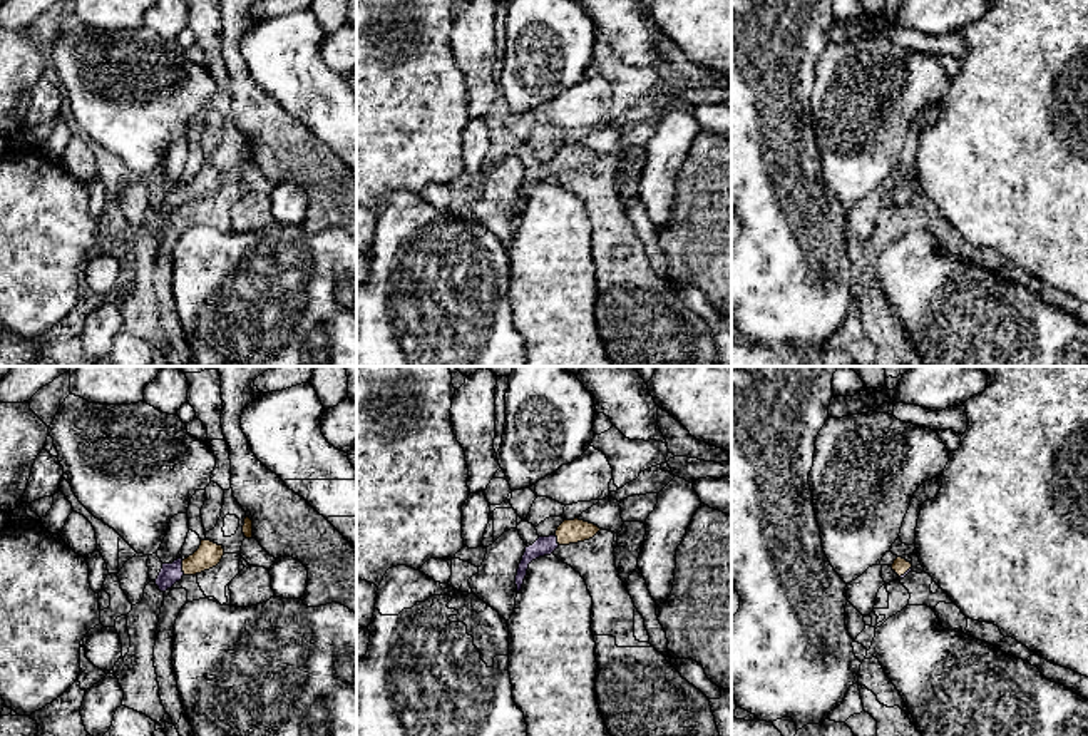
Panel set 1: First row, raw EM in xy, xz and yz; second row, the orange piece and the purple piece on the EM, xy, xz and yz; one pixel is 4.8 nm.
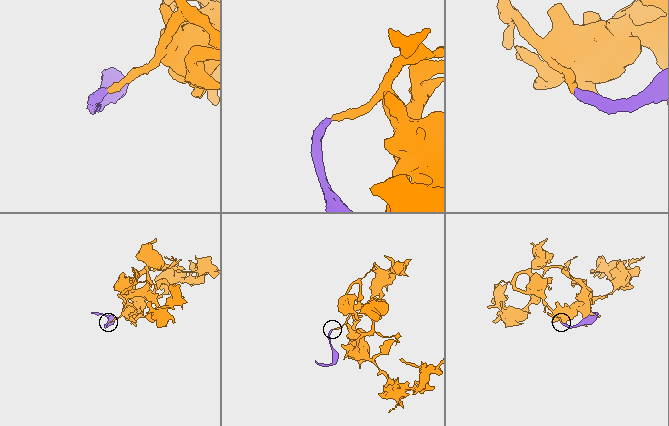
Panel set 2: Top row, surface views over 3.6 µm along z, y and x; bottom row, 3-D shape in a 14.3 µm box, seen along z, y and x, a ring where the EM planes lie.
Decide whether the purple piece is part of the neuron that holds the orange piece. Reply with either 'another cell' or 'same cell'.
same cell

